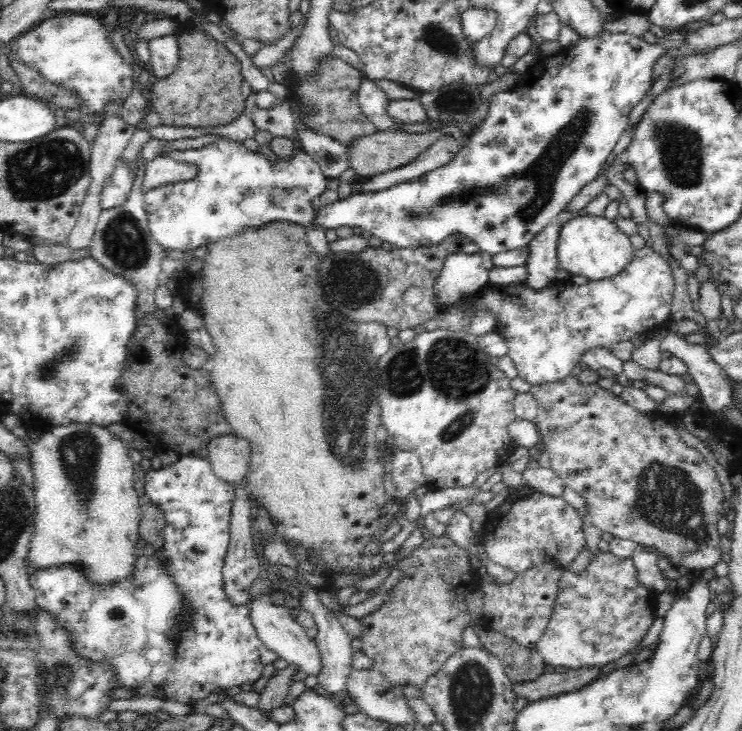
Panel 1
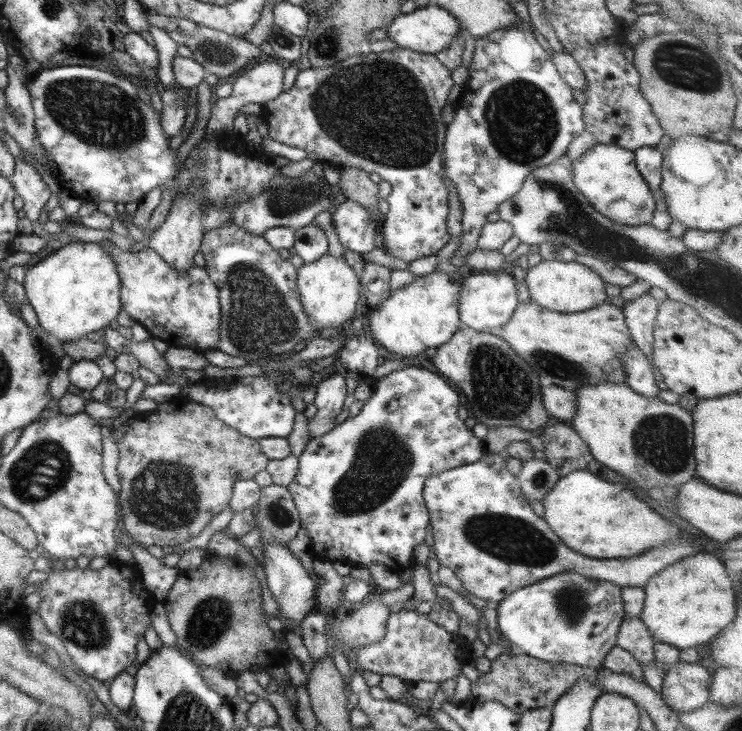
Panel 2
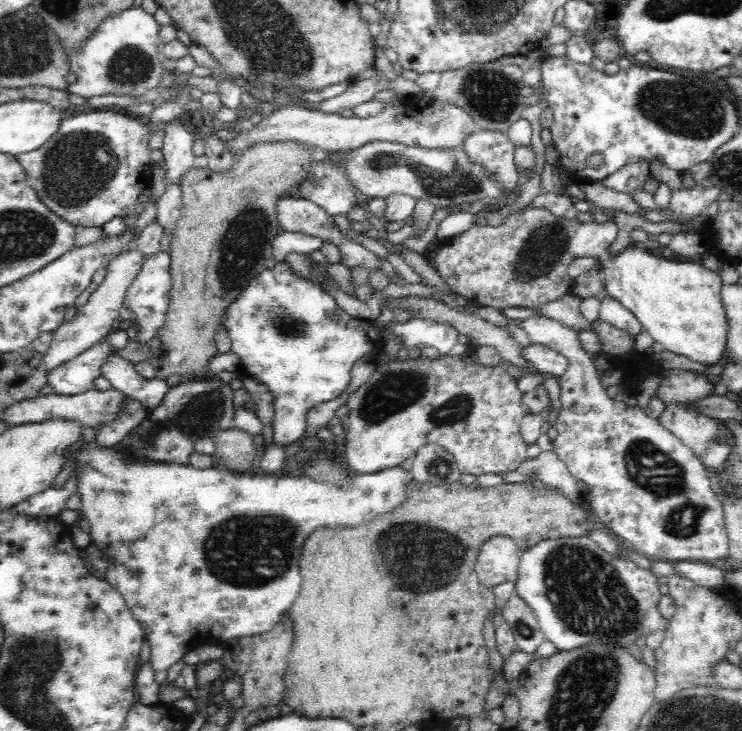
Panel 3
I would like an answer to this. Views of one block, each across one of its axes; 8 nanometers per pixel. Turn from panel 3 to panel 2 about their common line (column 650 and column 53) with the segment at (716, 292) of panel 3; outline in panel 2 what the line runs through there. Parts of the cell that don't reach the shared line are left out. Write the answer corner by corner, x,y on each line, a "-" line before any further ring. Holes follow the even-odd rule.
65,242
61,248
29,267
24,274
22,285
26,302
33,308
37,317
37,324
61,343
77,340
89,332
101,330
115,319
122,309
119,300
120,280
114,262
97,243

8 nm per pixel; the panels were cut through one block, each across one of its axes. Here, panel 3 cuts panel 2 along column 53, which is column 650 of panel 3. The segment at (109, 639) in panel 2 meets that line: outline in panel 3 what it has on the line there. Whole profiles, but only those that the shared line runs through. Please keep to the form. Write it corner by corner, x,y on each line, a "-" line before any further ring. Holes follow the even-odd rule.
582,535
560,538
560,540
542,540
534,546
520,551
516,593
521,596
536,615
544,639
551,642
557,652
582,648
590,644
606,644
632,651
632,645
644,637
656,632
665,633
669,620
660,614
658,608
661,596
659,577
651,570
644,570
628,560
627,556
614,555

